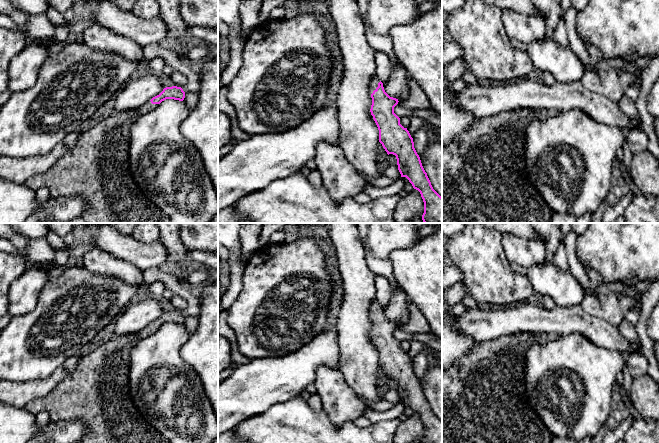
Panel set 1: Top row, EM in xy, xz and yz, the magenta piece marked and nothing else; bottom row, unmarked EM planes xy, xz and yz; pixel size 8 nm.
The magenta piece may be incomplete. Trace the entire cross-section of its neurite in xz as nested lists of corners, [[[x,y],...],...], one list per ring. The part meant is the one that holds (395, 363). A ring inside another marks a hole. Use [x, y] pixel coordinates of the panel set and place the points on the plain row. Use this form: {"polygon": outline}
{"polygon": [[[376,299],[369,308],[369,316],[372,322],[370,336],[379,354],[379,366],[388,379],[396,380],[401,401],[406,401],[420,416],[424,426],[422,443],[442,443],[442,421],[431,409],[414,372],[413,362],[394,337],[398,323],[385,316],[383,307]]]}

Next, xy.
{"polygon": [[[166,311],[135,334],[114,335],[93,352],[79,358],[75,370],[45,397],[28,402],[25,408],[33,414],[47,411],[52,421],[80,420],[86,425],[83,443],[169,443],[138,411],[130,396],[131,351],[142,339],[154,334],[162,325],[183,325],[181,311]]]}

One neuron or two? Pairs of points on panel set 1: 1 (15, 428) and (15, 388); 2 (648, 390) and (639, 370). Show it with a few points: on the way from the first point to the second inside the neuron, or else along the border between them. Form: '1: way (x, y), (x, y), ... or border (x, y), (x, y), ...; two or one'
1: border (10, 404), (16, 407), (24, 407); two
2: border (646, 373), (633, 379); two

